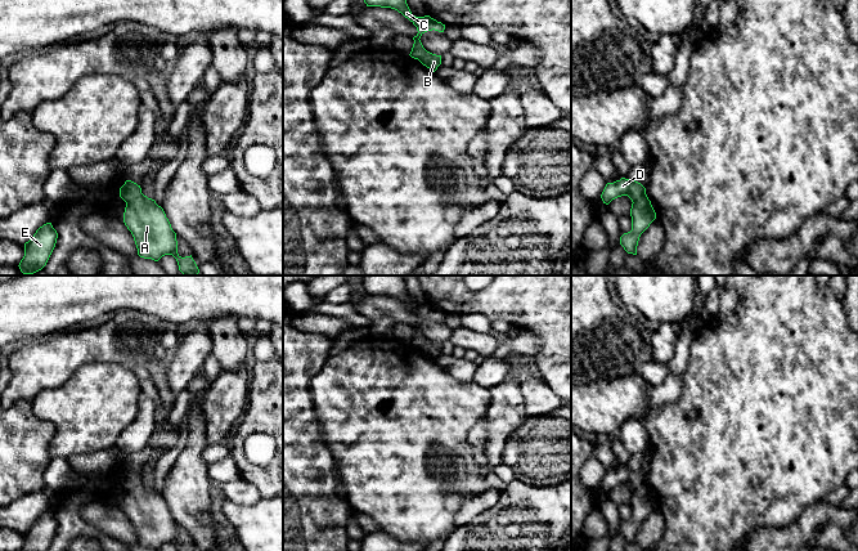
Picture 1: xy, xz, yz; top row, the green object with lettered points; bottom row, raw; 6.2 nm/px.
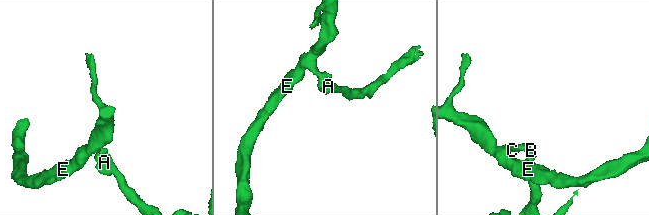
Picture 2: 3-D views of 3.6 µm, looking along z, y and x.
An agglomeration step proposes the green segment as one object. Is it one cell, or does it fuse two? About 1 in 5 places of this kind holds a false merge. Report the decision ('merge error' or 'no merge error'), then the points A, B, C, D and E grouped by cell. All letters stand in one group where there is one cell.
merge error; A B / C D E

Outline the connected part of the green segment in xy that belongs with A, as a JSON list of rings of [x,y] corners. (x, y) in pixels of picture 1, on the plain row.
[[[134,484],[125,496],[123,511],[131,520],[138,543],[158,550],[165,543],[172,543],[178,551],[196,551],[190,545],[178,542],[176,521],[161,494],[147,484]]]

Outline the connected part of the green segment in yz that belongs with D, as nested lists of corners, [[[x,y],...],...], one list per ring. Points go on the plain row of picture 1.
[[[621,466],[614,471],[607,471],[601,483],[601,487],[606,493],[621,484],[628,484],[633,490],[638,484],[643,481],[646,481],[646,476],[641,471],[635,470],[633,466]]]

